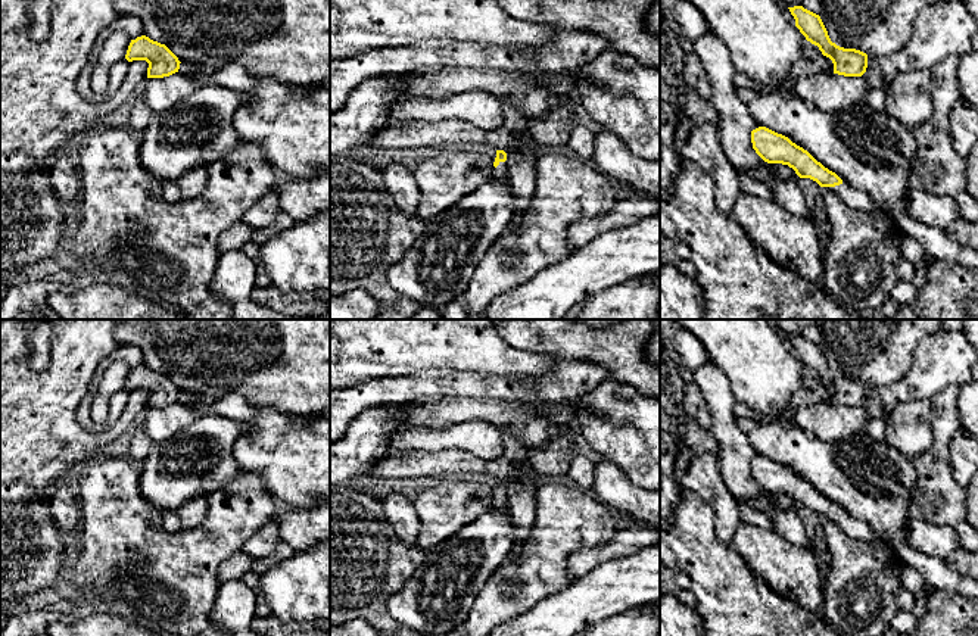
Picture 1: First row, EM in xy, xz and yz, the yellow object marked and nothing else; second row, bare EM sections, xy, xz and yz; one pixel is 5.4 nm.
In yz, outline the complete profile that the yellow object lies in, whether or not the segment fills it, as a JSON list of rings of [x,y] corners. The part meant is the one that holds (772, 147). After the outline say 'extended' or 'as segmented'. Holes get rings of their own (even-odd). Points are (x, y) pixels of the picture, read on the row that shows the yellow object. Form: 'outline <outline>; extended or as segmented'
outline [[[759,127],[751,131],[751,143],[756,153],[764,162],[788,165],[800,178],[810,178],[820,187],[829,187],[853,209],[884,213],[891,218],[891,215],[865,191],[842,181],[835,172],[825,168],[807,150],[792,143],[788,137],[766,127]]]; extended

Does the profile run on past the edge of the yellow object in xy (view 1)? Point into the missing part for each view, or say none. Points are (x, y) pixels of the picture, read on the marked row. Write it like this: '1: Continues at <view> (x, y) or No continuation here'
1: No continuation here

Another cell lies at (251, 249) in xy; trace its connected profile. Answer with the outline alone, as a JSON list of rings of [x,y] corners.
[[[249,240],[244,246],[243,246],[243,253],[250,258],[255,262],[256,266],[256,286],[258,287],[267,287],[271,283],[271,278],[267,272],[265,265],[261,261],[261,244]]]

